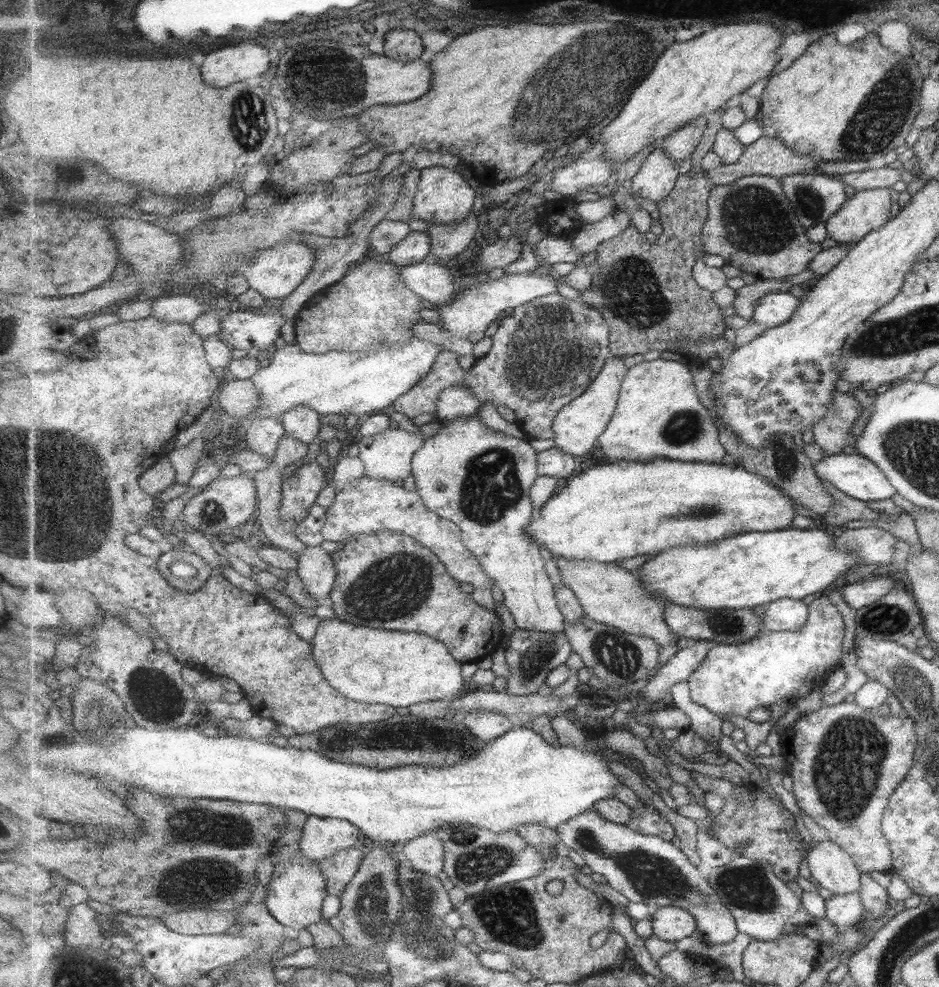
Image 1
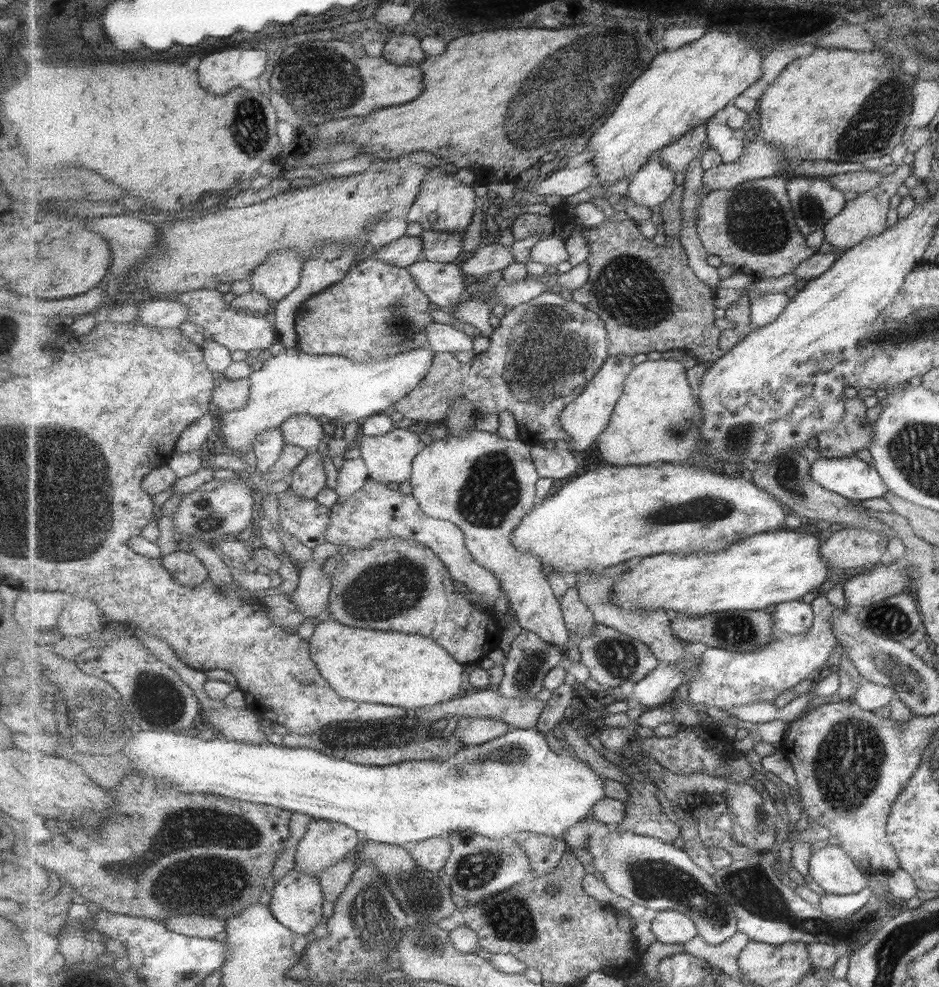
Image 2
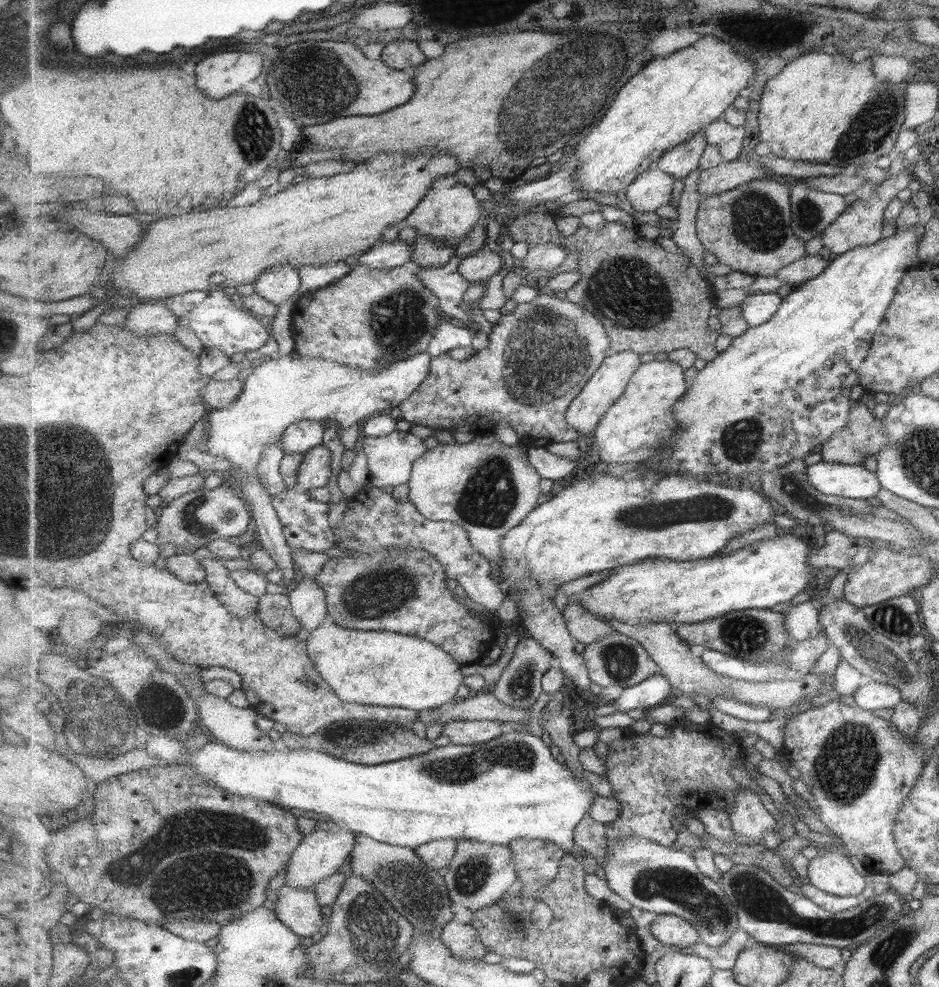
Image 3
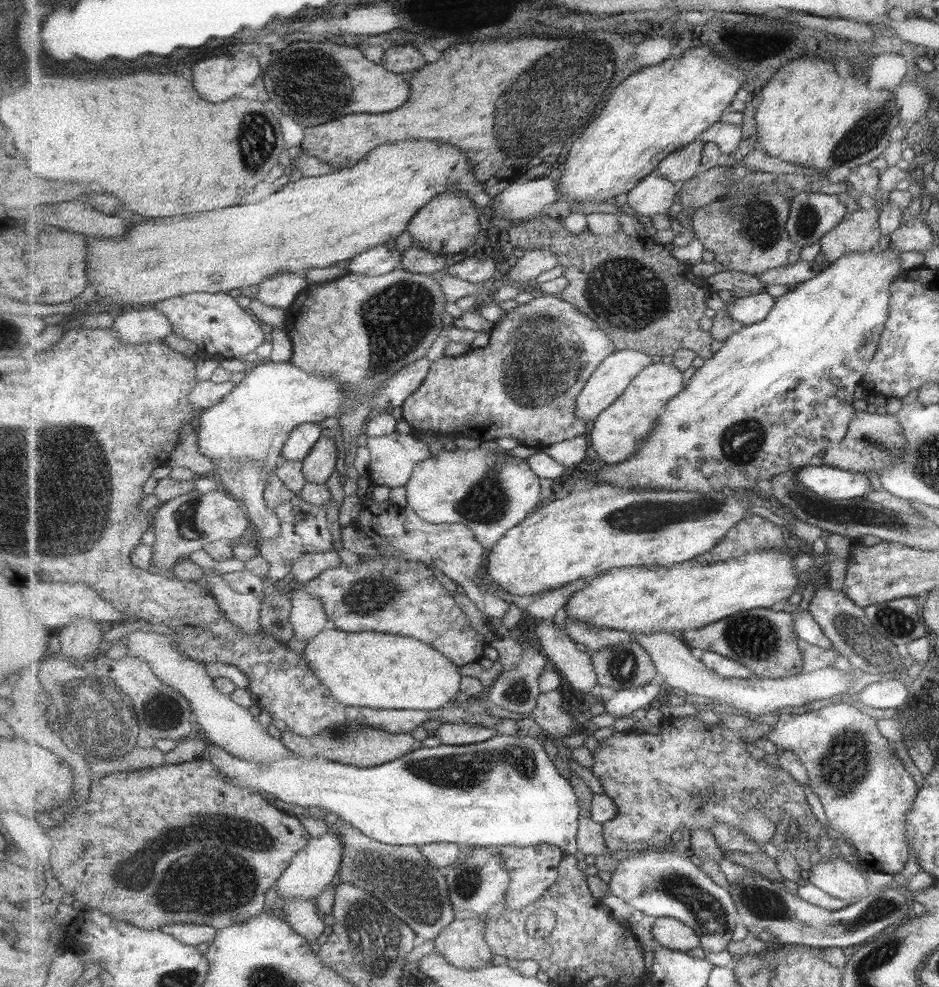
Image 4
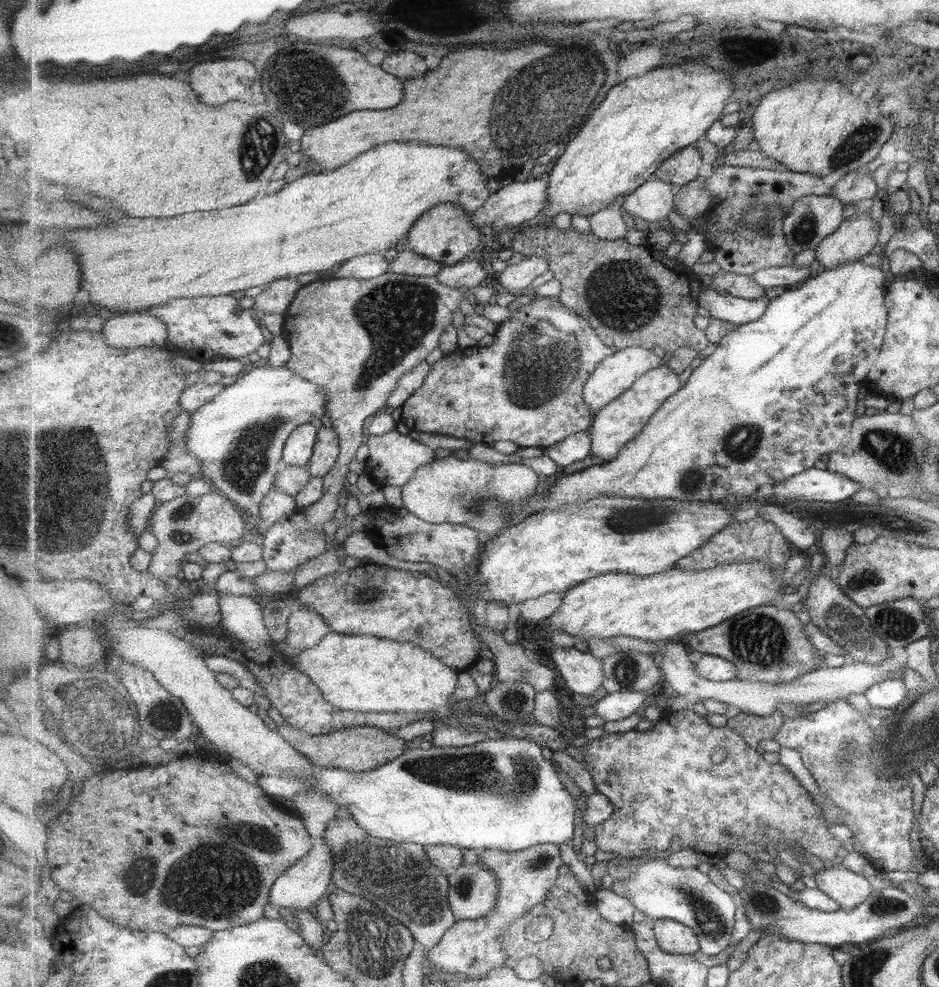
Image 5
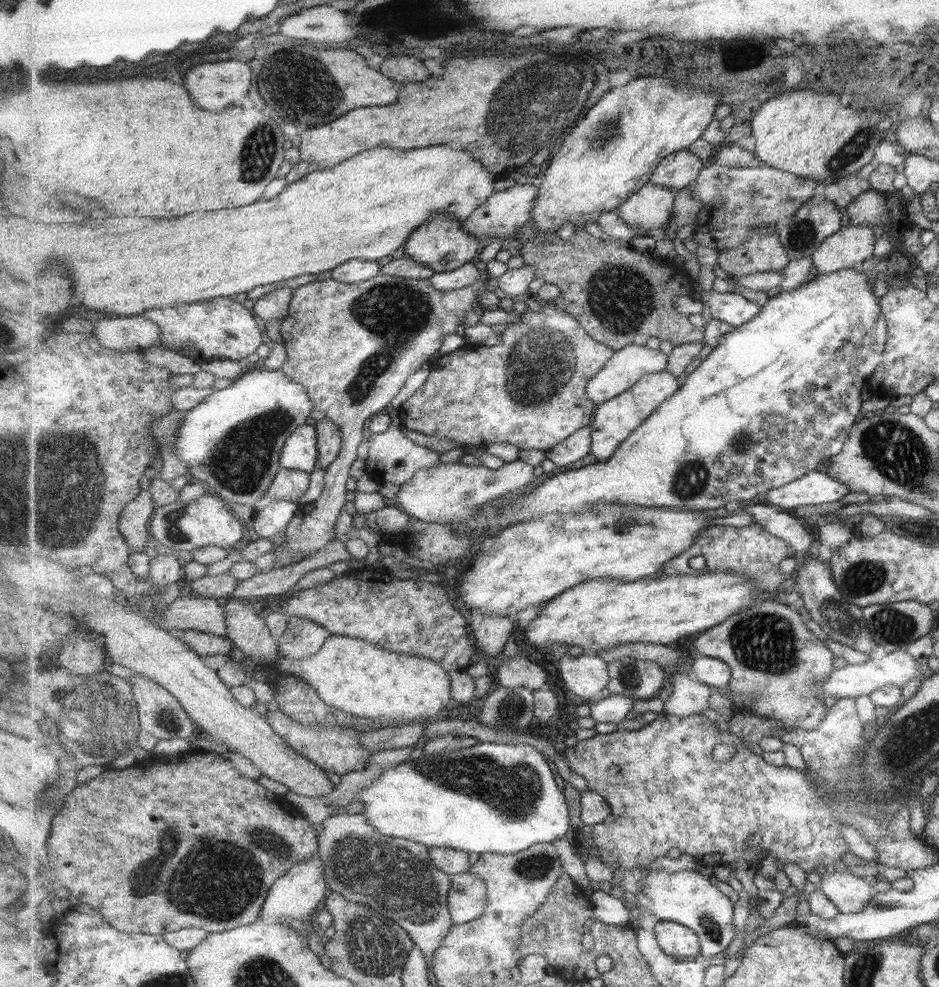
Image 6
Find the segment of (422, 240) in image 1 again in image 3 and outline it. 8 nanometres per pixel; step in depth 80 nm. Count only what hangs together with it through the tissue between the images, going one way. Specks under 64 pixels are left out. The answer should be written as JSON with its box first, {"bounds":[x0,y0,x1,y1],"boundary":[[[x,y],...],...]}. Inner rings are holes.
{"bounds":[358,239,413,270],"boundary":[[[401,239],[390,243],[387,241],[377,242],[375,247],[359,259],[358,266],[375,270],[402,267],[403,264],[411,262],[413,247],[413,242],[402,241]]]}

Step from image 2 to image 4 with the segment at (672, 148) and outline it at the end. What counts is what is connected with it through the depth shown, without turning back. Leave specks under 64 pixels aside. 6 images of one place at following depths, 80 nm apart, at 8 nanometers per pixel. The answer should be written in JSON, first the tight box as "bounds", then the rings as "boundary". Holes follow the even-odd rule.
{"bounds":[656,138,706,183],"boundary":[[[699,138],[672,152],[665,160],[662,160],[656,173],[673,183],[695,178],[701,172],[705,145],[706,143]]]}

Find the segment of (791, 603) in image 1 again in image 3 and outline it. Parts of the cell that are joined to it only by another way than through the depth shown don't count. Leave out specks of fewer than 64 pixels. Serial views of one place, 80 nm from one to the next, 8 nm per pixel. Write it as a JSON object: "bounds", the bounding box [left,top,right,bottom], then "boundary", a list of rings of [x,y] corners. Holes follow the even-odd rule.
{"bounds":[785,600,824,640],"boundary":[[[810,600],[788,607],[785,614],[788,631],[794,640],[813,640],[824,630],[820,621],[820,610]]]}

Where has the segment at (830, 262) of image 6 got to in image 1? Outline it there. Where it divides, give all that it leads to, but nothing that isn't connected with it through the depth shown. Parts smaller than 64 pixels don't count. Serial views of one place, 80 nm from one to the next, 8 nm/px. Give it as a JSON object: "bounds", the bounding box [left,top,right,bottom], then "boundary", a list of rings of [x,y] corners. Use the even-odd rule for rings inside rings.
{"bounds":[826,190,889,246],"boundary":[[[861,190],[847,199],[842,208],[826,223],[828,236],[836,244],[852,246],[869,232],[889,221],[889,190]]]}

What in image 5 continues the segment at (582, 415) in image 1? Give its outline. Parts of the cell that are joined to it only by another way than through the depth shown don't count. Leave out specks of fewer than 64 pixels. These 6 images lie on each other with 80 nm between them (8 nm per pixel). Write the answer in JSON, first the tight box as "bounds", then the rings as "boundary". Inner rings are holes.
{"bounds":[584,346,663,414],"boundary":[[[632,346],[626,349],[621,349],[613,356],[607,357],[591,375],[584,388],[584,399],[592,408],[592,412],[597,414],[598,410],[606,407],[613,400],[625,394],[634,384],[650,370],[659,368],[663,362],[663,357],[657,356],[653,349],[648,349],[640,346]]]}

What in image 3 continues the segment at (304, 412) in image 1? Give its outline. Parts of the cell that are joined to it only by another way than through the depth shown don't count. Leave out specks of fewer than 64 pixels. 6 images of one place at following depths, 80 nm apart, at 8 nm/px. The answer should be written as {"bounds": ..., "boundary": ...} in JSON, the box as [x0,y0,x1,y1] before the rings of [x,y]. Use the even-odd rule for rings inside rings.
{"bounds":[280,420,325,454],"boundary":[[[302,420],[292,424],[285,432],[280,442],[286,454],[303,454],[319,446],[323,442],[325,428],[322,421]]]}

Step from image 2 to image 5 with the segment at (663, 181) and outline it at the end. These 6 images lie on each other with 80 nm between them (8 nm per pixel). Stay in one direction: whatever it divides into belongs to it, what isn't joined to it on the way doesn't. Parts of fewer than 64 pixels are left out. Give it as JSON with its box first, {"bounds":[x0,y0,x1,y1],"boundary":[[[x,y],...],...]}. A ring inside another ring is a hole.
{"bounds":[622,178,677,227],"boundary":[[[651,178],[643,187],[626,197],[622,208],[631,217],[641,218],[653,227],[667,219],[675,209],[677,190],[670,183]]]}

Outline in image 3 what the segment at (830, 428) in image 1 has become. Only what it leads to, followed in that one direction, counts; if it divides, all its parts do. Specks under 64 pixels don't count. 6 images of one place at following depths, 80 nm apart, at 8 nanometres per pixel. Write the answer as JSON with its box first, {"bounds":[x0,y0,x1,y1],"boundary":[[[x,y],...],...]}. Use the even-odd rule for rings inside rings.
{"bounds":[822,400,887,465],"boundary":[[[857,400],[851,405],[850,419],[841,431],[835,432],[831,438],[822,444],[822,460],[845,465],[861,465],[867,456],[875,457],[886,445],[887,435],[883,418],[873,417],[873,413]]]}

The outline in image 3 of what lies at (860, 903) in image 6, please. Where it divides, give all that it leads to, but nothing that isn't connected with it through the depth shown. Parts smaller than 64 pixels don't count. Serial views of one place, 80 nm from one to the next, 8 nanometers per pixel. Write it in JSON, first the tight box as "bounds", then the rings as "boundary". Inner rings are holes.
{"bounds":[808,848,867,896],"boundary":[[[834,848],[810,860],[808,878],[812,885],[833,896],[858,896],[867,884],[844,852]]]}

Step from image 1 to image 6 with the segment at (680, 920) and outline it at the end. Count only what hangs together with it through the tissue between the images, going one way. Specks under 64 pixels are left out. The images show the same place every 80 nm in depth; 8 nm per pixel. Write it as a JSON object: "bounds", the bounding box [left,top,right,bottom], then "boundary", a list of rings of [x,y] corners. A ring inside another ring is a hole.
{"bounds":[655,920,702,960],"boundary":[[[660,920],[655,931],[659,946],[671,957],[697,960],[702,953],[699,935],[692,928]]]}

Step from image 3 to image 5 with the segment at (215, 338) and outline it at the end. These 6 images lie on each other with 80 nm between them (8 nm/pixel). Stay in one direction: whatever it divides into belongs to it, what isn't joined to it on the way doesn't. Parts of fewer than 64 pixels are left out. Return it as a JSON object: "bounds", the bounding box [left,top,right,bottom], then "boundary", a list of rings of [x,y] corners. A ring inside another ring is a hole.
{"bounds":[148,296,265,360],"boundary":[[[200,296],[199,298],[177,298],[167,306],[157,306],[148,312],[167,324],[168,340],[181,350],[199,350],[205,360],[239,359],[257,352],[265,344],[261,322],[257,322],[251,310],[237,308],[233,296]]]}

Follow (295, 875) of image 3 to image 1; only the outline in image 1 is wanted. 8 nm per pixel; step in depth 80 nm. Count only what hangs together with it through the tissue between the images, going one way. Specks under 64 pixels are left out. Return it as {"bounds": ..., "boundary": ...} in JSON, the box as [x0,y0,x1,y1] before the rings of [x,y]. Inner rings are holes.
{"bounds":[299,816,363,865],"boundary":[[[311,816],[304,823],[299,850],[304,854],[304,858],[308,858],[313,864],[320,865],[324,858],[329,858],[339,851],[347,850],[358,844],[361,840],[363,840],[363,836],[359,832],[359,828],[351,821]]]}

